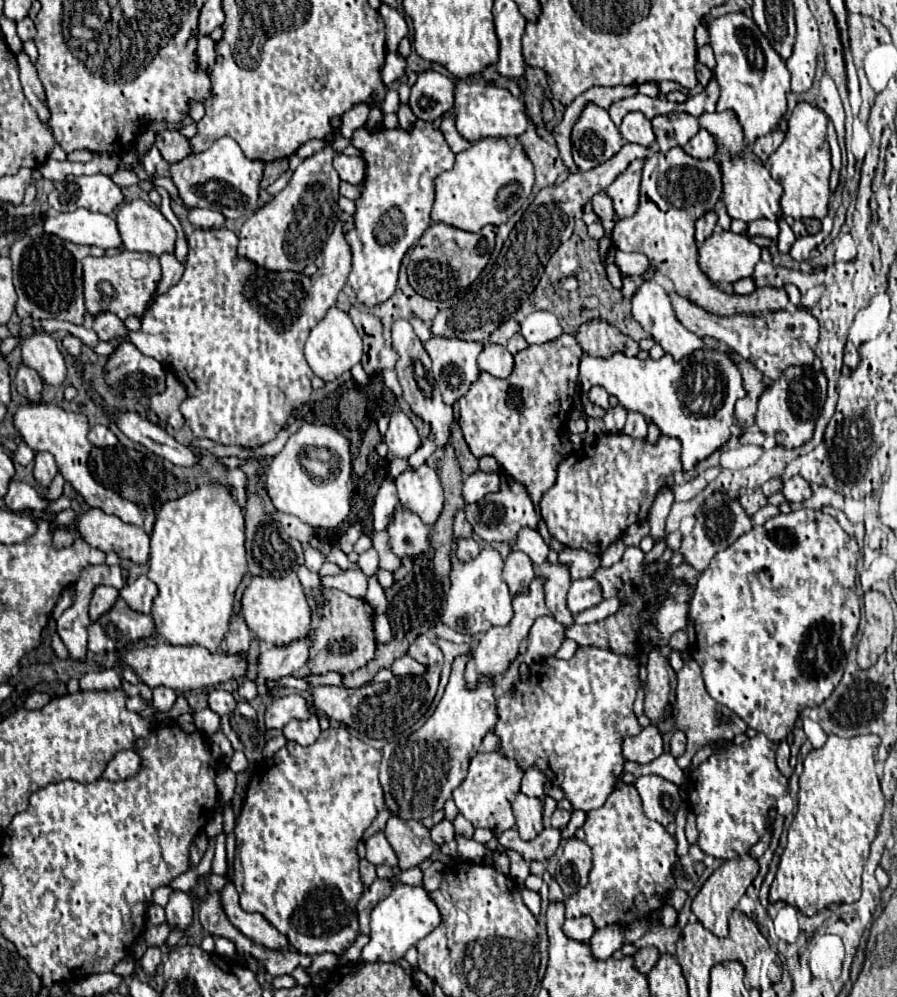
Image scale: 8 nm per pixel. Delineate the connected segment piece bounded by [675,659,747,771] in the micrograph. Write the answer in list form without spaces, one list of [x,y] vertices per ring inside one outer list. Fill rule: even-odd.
[[[687,661],[685,667],[677,673],[677,715],[675,715],[675,727],[679,731],[683,731],[687,735],[687,751],[677,759],[677,765],[685,771],[691,765],[693,755],[707,745],[709,741],[719,741],[719,739],[733,739],[739,733],[747,731],[747,725],[743,723],[743,719],[739,719],[739,715],[735,715],[731,709],[719,705],[715,699],[711,699],[705,691],[703,679],[701,679],[701,669],[697,665],[697,661]]]

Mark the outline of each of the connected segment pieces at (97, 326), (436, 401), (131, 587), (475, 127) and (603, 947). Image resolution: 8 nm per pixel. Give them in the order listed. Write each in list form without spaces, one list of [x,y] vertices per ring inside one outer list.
[[[109,311],[93,319],[93,329],[99,335],[99,339],[107,343],[115,343],[119,339],[125,341],[129,335],[129,329],[125,327],[125,323],[117,315],[111,315]]]
[[[399,319],[399,321],[393,323],[391,333],[393,333],[393,349],[399,353],[397,377],[399,377],[399,383],[403,387],[403,399],[409,403],[413,413],[417,413],[431,427],[431,435],[433,435],[433,439],[423,441],[419,451],[415,451],[409,457],[409,467],[415,469],[421,463],[425,463],[425,459],[429,455],[433,455],[437,449],[443,449],[449,443],[449,429],[451,429],[451,423],[453,423],[453,409],[443,403],[443,399],[439,395],[439,389],[435,387],[435,379],[433,379],[433,373],[431,373],[431,359],[429,359],[429,355],[423,347],[423,343],[415,335],[411,323],[405,321],[405,319]]]
[[[141,575],[133,583],[123,587],[119,591],[119,597],[123,597],[131,609],[135,609],[139,613],[151,613],[157,593],[159,593],[157,585],[153,581],[149,581],[147,575]]]
[[[451,75],[455,83],[455,127],[469,143],[481,137],[519,137],[529,125],[529,117],[523,113],[523,103],[507,89],[499,89],[477,79],[459,79]]]
[[[611,925],[605,929],[597,929],[589,941],[589,947],[591,947],[591,955],[597,961],[609,959],[617,949],[623,947],[623,927]]]

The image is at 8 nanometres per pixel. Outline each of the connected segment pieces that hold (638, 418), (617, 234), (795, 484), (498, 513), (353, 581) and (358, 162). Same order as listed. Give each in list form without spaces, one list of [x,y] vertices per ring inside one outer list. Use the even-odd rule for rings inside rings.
[[[627,415],[627,423],[625,423],[623,433],[629,435],[631,439],[645,441],[645,437],[647,437],[647,423],[645,423],[643,415]]]
[[[673,147],[667,153],[655,153],[645,161],[639,209],[633,217],[617,219],[613,227],[613,241],[621,251],[637,251],[657,267],[661,275],[671,279],[675,293],[691,299],[691,303],[715,313],[733,315],[747,313],[759,315],[763,311],[785,309],[789,299],[785,291],[765,287],[751,295],[727,295],[713,285],[699,269],[699,255],[695,245],[695,221],[715,209],[715,203],[723,195],[721,165],[715,159],[695,159],[681,147]]]
[[[795,475],[787,481],[783,481],[783,495],[789,503],[801,503],[803,499],[811,497],[811,487],[801,475]]]
[[[503,483],[499,493],[487,495],[487,499],[481,499],[477,505],[467,505],[465,513],[467,513],[467,519],[471,521],[475,533],[489,543],[491,541],[511,543],[521,527],[525,527],[525,525],[537,527],[537,515],[535,515],[533,503],[531,503],[531,499],[527,499],[527,493],[523,491],[523,487],[519,487],[519,483]]]
[[[344,570],[339,575],[333,575],[333,577],[323,577],[321,579],[325,587],[335,587],[351,597],[365,597],[365,591],[368,587],[368,578],[361,570]]]
[[[339,153],[333,159],[333,167],[337,169],[341,181],[347,181],[351,185],[361,183],[365,177],[365,161],[361,157],[347,157],[347,155]]]

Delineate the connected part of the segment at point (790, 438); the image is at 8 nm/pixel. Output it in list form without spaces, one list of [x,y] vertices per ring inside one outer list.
[[[811,365],[787,367],[783,375],[763,391],[759,397],[757,425],[765,435],[773,435],[783,447],[799,447],[813,437],[813,427],[823,411],[827,397],[827,377],[823,371],[815,371]]]

